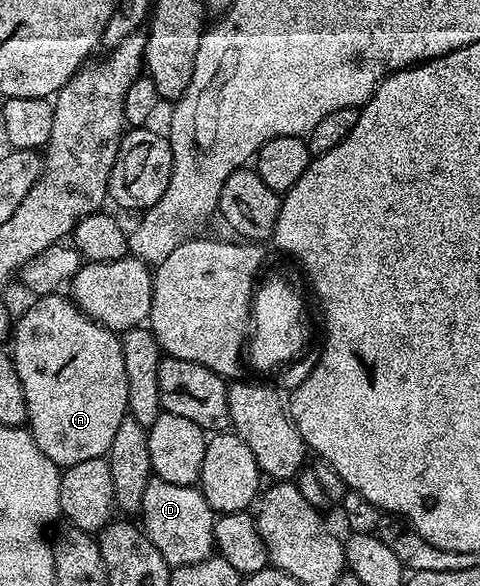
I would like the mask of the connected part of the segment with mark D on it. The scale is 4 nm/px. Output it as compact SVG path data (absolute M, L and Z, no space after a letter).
M150 476L143 490L143 507L139 524L145 530L147 539L165 562L171 567L194 565L214 556L213 522L215 514L200 488L179 483L167 483L167 479Z

